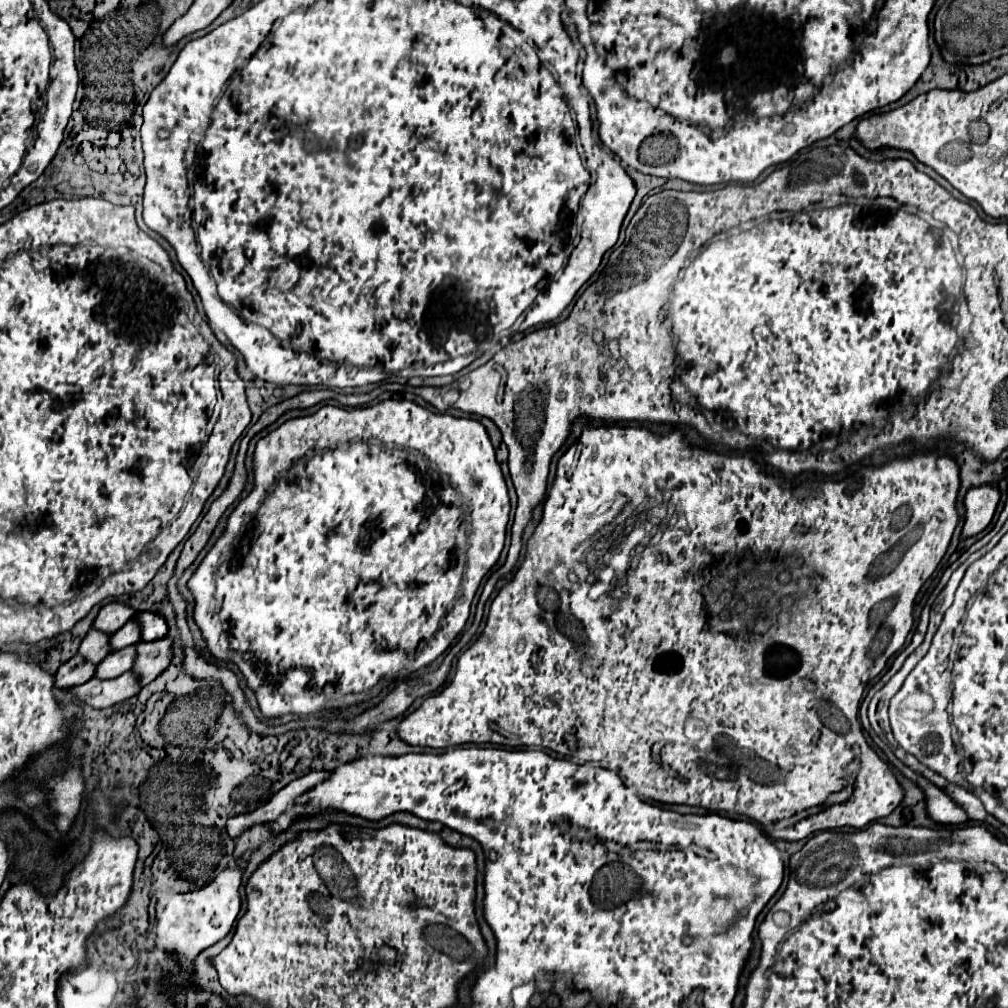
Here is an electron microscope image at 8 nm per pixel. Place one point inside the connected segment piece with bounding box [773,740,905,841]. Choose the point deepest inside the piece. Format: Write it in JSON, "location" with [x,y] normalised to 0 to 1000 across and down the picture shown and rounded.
{"location":[870,788]}

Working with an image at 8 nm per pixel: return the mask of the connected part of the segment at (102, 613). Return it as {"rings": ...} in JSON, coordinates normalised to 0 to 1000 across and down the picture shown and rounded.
{"rings":[[[110,597],[110,599],[104,599],[100,605],[98,605],[98,611],[92,619],[92,623],[96,625],[102,625],[106,629],[114,629],[120,621],[126,619],[126,615],[130,615],[134,611],[134,605],[126,599],[120,599],[120,597]]]}

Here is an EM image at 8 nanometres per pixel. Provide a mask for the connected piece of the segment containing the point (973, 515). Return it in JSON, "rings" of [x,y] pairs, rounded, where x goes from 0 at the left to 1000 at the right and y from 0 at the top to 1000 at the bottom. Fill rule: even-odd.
{"rings":[[[977,480],[963,484],[957,492],[957,520],[955,520],[955,534],[967,532],[975,528],[993,496],[993,486],[989,480]]]}

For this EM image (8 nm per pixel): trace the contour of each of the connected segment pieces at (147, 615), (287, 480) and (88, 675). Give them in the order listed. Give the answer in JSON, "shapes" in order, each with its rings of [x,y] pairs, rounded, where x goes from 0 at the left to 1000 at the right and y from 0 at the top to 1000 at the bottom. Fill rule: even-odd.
{"shapes":[[[[136,607],[134,615],[140,619],[142,623],[142,635],[150,637],[150,635],[158,635],[166,631],[166,617],[160,609],[152,609],[152,607]]],[[[380,397],[372,403],[366,403],[366,405],[336,405],[336,403],[320,403],[316,409],[309,411],[309,413],[301,413],[301,415],[291,415],[291,417],[285,417],[281,423],[277,423],[273,429],[265,431],[263,435],[257,437],[255,440],[255,446],[253,446],[253,484],[247,488],[245,494],[241,494],[235,504],[229,508],[227,516],[225,516],[225,524],[223,528],[219,530],[219,534],[213,538],[213,542],[209,544],[209,548],[203,552],[203,556],[197,560],[195,567],[197,571],[215,571],[213,573],[213,591],[211,591],[211,585],[209,585],[209,579],[207,575],[201,575],[199,583],[193,583],[193,571],[188,575],[188,583],[191,585],[193,589],[193,595],[195,595],[195,601],[193,601],[193,617],[197,619],[201,631],[203,631],[203,637],[205,637],[205,643],[207,647],[217,653],[217,655],[229,655],[237,665],[239,669],[243,671],[247,683],[255,688],[255,694],[257,694],[257,702],[261,706],[261,710],[281,710],[281,708],[297,708],[297,710],[303,710],[303,708],[311,708],[311,706],[316,706],[314,702],[344,702],[349,699],[359,697],[362,694],[366,694],[375,690],[378,684],[374,683],[378,679],[380,673],[390,673],[392,669],[396,669],[403,661],[404,669],[415,666],[416,664],[424,662],[426,657],[430,657],[436,649],[439,649],[445,639],[453,633],[453,629],[461,623],[461,617],[465,613],[465,603],[467,603],[467,597],[469,597],[469,591],[479,575],[479,571],[485,567],[485,563],[495,556],[495,550],[499,546],[499,540],[501,540],[501,522],[505,518],[505,492],[503,492],[503,482],[501,482],[501,476],[499,476],[499,470],[497,470],[497,464],[491,456],[491,446],[485,438],[485,433],[481,429],[481,425],[473,419],[473,417],[467,417],[467,415],[449,415],[445,411],[432,411],[432,409],[426,409],[418,403],[414,403],[412,399],[406,399],[406,397]],[[428,446],[443,446],[443,458],[445,458],[445,466],[434,466],[434,470],[430,470],[428,466]],[[307,681],[311,681],[311,687],[313,687],[313,692],[307,692],[307,694],[299,694],[293,698],[293,692],[297,690],[297,687],[305,685]]],[[[72,651],[55,669],[55,681],[59,681],[59,683],[78,681],[78,679],[90,675],[94,671],[94,665],[96,665],[94,659],[90,659],[86,655],[80,655],[80,651]]]]}

